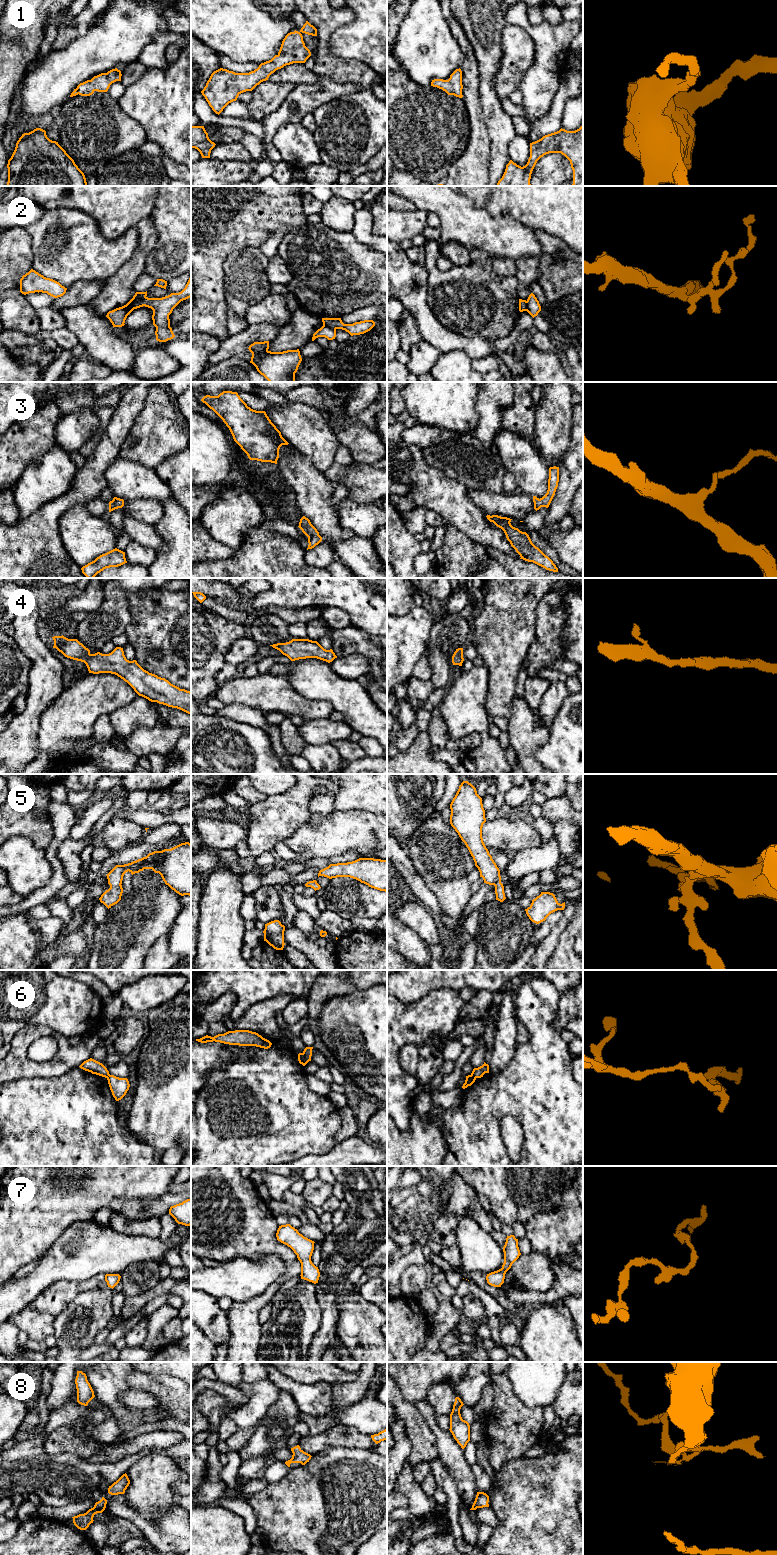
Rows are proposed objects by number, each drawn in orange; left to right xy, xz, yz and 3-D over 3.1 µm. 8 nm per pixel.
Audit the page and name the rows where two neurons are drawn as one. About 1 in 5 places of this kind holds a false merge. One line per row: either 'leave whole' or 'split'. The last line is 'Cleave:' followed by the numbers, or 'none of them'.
1: leave whole
2: split
3: leave whole
4: leave whole
5: leave whole
6: split
7: leave whole
8: leave whole
Cleave: 2, 6

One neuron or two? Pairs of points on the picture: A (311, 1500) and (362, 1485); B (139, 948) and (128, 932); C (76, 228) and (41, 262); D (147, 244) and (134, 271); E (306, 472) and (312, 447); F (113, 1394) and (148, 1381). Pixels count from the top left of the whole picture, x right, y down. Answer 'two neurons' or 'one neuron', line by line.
A: one neuron
B: one neuron
C: one neuron
D: one neuron
E: two neurons
F: two neurons

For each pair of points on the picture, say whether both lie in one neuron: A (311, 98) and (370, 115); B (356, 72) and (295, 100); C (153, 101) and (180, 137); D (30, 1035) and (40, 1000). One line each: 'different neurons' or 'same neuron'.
A: different neurons
B: different neurons
C: same neuron
D: different neurons

